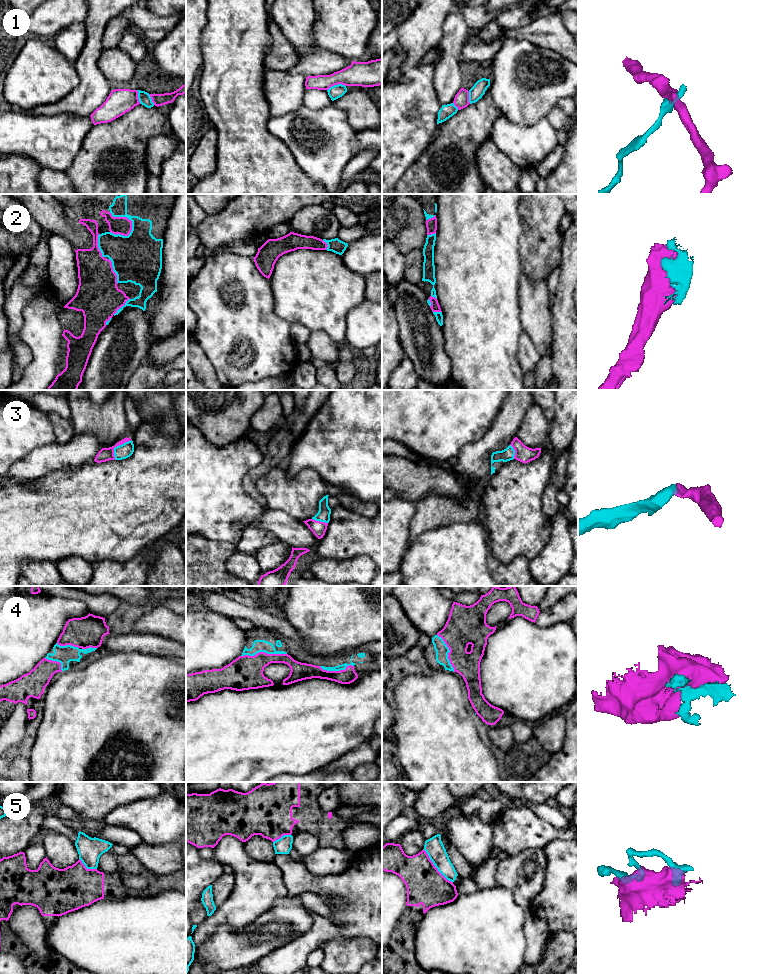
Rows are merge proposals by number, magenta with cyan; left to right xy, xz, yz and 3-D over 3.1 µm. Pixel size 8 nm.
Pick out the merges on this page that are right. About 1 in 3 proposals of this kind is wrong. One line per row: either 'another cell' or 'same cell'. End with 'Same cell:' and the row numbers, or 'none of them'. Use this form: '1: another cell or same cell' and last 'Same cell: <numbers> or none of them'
1: another cell
2: same cell
3: same cell
4: same cell
5: another cell
Same cell: 2, 3, 4

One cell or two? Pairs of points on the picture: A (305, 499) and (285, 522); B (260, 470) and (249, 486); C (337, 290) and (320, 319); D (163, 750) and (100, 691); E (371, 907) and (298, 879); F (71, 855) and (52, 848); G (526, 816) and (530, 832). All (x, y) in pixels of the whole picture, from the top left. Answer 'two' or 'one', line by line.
A: two
B: one
C: one
D: one
E: one
F: one
G: one

